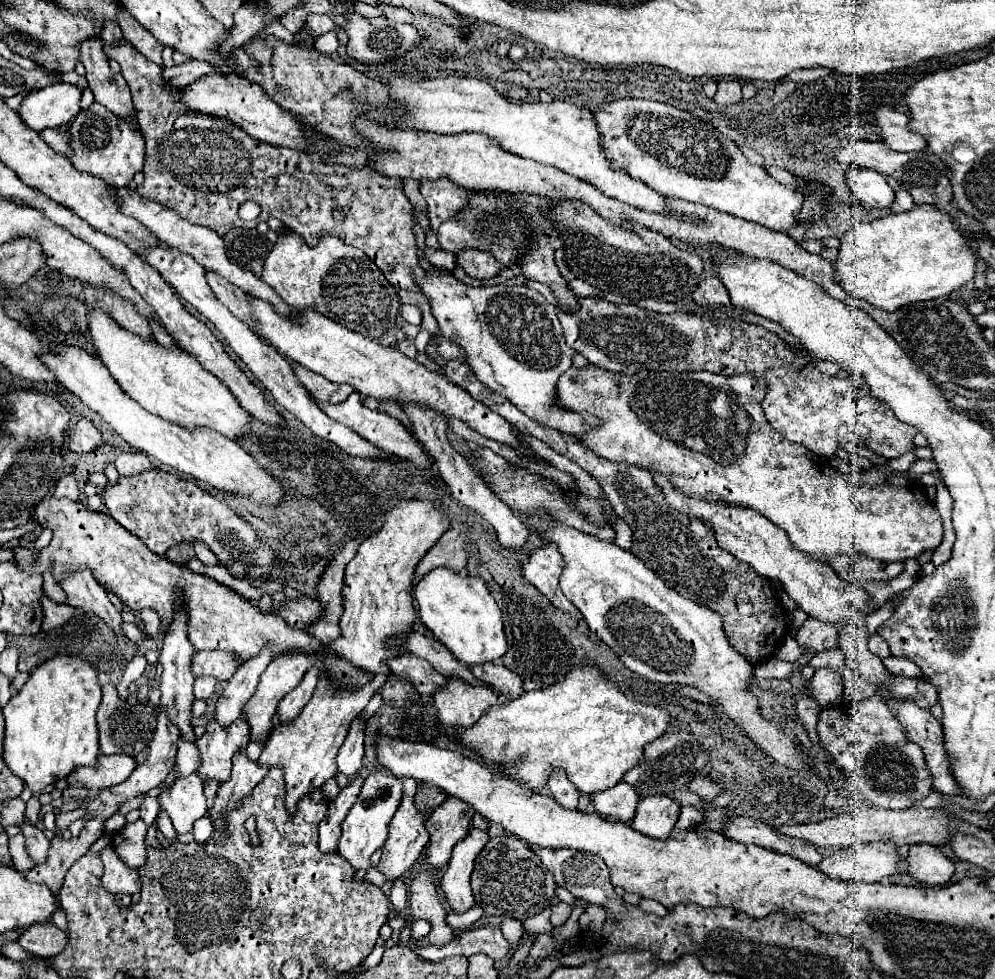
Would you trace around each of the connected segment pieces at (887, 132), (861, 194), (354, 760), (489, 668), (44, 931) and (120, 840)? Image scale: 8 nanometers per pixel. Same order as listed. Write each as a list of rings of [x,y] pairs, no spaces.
[[[878,108],[876,120],[880,126],[882,140],[898,152],[926,150],[926,140],[908,128],[908,116],[892,108]]]
[[[850,166],[848,184],[855,198],[870,208],[890,208],[894,204],[894,190],[886,178],[874,170]]]
[[[358,714],[348,730],[348,736],[338,752],[336,764],[338,772],[346,776],[354,776],[362,768],[362,758],[364,758],[364,732],[366,732],[366,718],[364,714]]]
[[[492,662],[474,664],[474,666],[470,666],[470,672],[474,672],[474,676],[478,680],[490,684],[494,690],[498,690],[510,698],[518,698],[524,692],[522,678],[502,664],[492,664]]]
[[[44,922],[44,924],[34,924],[26,932],[22,932],[18,944],[30,954],[36,954],[40,958],[50,958],[60,954],[68,946],[68,936],[56,924]]]
[[[138,820],[134,824],[126,824],[116,840],[112,842],[114,850],[116,850],[116,856],[130,868],[140,868],[146,860],[146,846],[144,846],[144,838],[146,838],[146,830],[148,826]]]

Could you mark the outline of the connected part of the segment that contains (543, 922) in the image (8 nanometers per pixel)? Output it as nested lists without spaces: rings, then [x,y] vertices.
[[[546,908],[540,914],[527,918],[523,923],[524,929],[536,934],[550,934],[553,926],[550,923],[551,909]]]

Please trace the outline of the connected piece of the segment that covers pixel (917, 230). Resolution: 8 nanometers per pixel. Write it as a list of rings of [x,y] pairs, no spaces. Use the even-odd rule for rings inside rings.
[[[914,204],[912,210],[890,214],[880,220],[856,224],[840,238],[840,254],[834,262],[838,284],[854,298],[868,300],[872,306],[886,312],[894,312],[904,304],[918,300],[934,300],[948,296],[976,276],[978,252],[972,248],[972,242],[978,240],[976,232],[962,230],[956,220],[938,210],[934,204]]]

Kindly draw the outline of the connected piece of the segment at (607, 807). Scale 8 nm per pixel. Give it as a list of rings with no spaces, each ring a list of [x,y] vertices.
[[[624,780],[610,790],[590,794],[590,798],[592,798],[594,808],[598,810],[600,816],[618,818],[620,822],[632,820],[634,812],[636,812],[636,804],[638,804],[636,790]]]

